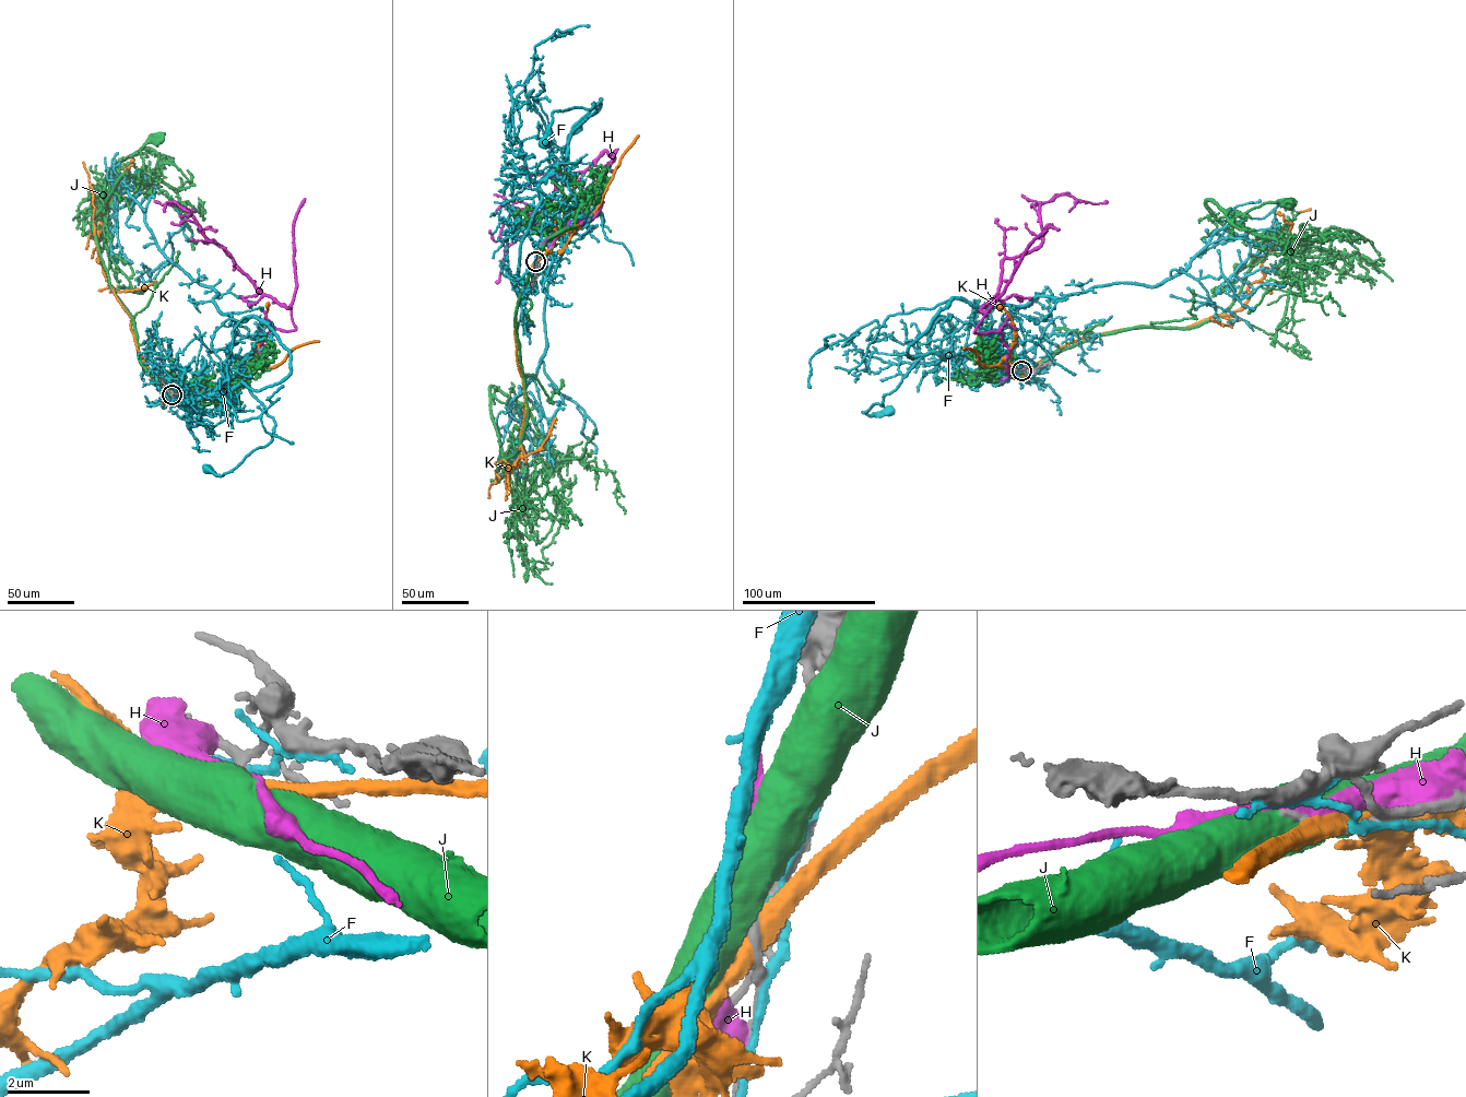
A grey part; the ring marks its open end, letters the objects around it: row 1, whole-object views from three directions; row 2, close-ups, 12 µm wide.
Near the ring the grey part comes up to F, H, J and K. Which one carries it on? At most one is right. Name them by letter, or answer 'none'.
none

